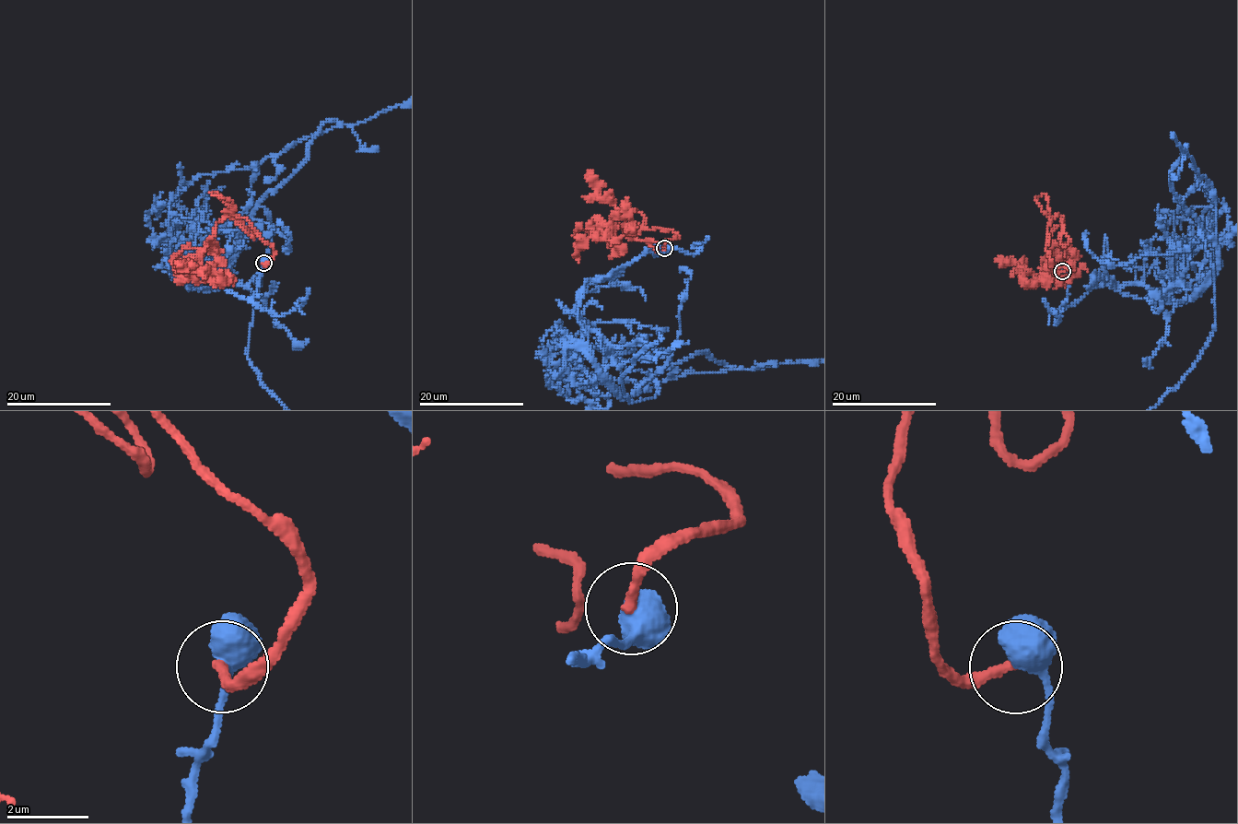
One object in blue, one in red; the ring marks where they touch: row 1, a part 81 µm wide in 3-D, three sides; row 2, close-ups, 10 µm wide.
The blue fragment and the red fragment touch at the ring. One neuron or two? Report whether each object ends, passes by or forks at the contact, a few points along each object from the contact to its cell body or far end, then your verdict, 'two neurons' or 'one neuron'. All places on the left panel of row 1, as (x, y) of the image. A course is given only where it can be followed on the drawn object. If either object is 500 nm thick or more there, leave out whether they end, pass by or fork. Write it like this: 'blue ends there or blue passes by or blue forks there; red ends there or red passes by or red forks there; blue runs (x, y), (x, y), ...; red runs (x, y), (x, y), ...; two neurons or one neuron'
red runs (263, 263), (274, 252), (246, 219), (225, 209), (230, 216), (215, 226), (191, 263), (212, 271), (178, 264); two neurons

